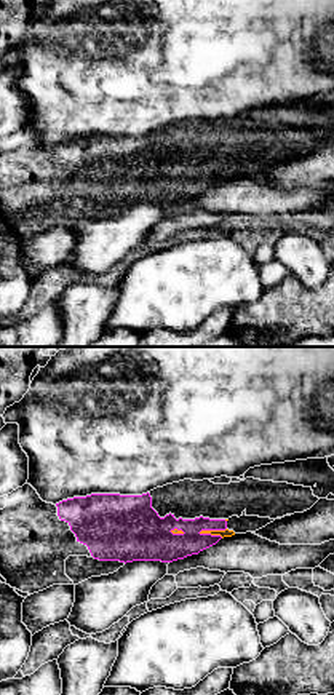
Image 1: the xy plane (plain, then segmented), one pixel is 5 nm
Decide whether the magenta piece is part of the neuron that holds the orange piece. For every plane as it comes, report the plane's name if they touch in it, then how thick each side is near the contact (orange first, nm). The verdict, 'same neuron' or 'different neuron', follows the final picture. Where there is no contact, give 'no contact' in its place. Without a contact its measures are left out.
contact in xy; calibres 40 and 160 nm

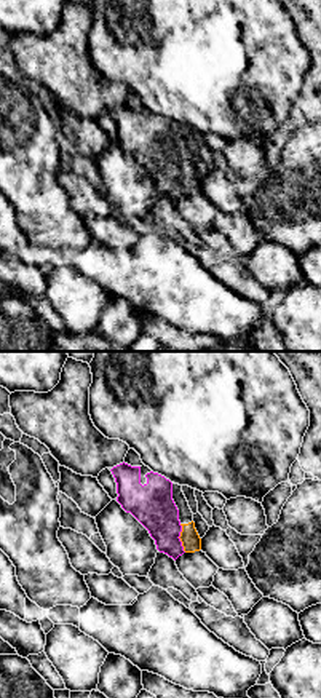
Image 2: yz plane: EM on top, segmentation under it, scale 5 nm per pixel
contact in yz; calibres 100 and 220 nm

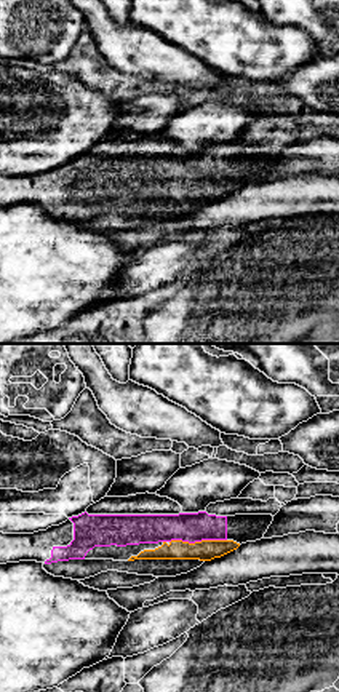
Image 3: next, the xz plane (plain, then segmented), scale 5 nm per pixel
contact in xz; calibres 110 and 150 nm

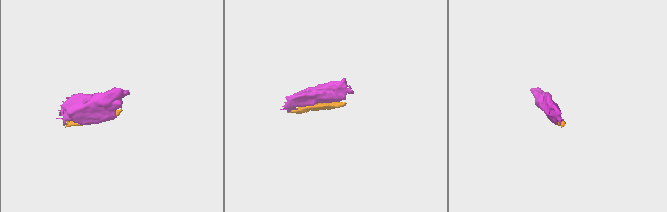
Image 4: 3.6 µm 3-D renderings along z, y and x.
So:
same neuron

